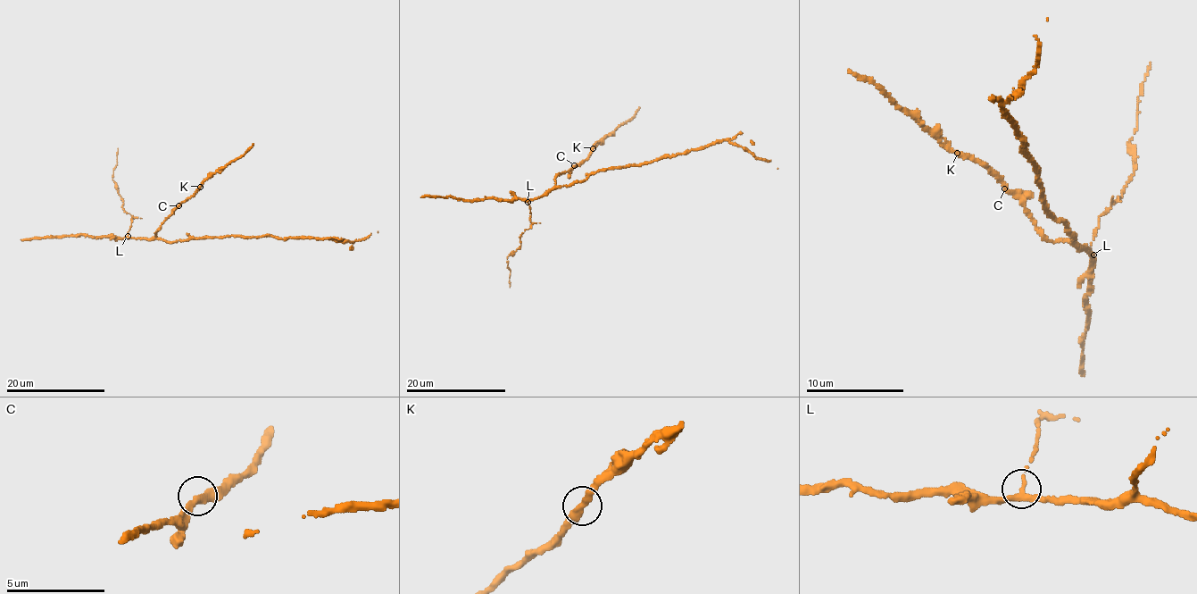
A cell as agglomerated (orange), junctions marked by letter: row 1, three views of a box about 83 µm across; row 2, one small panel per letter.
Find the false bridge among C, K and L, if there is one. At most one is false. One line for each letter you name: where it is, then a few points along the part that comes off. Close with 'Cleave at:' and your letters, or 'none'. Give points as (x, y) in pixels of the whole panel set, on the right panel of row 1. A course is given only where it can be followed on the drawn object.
Cleave at: none

